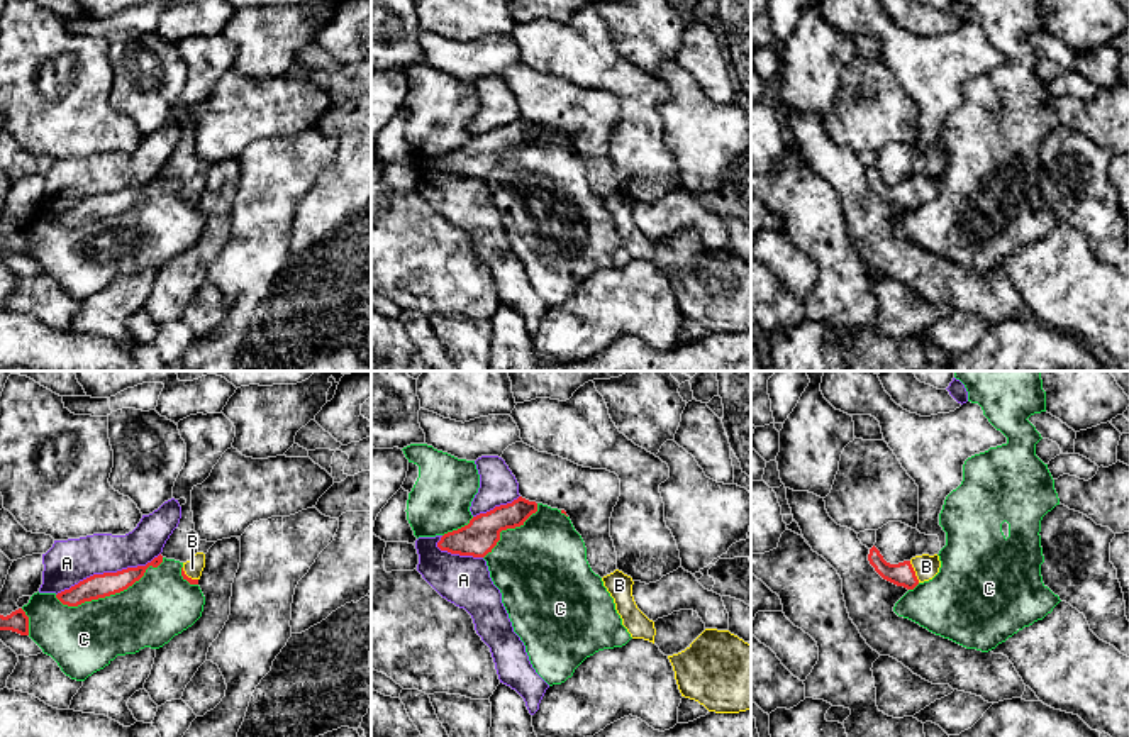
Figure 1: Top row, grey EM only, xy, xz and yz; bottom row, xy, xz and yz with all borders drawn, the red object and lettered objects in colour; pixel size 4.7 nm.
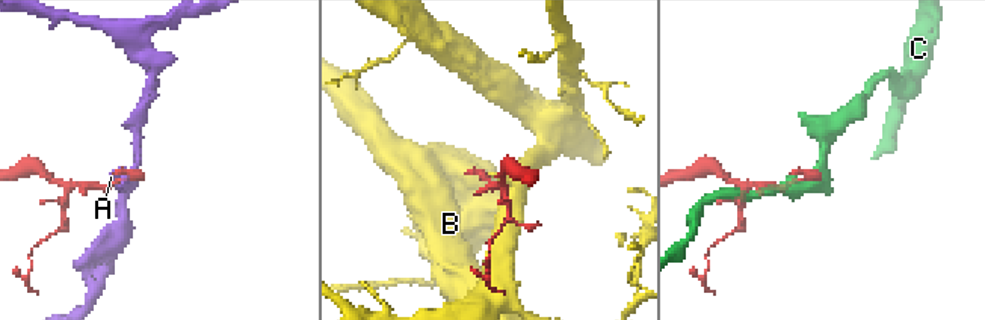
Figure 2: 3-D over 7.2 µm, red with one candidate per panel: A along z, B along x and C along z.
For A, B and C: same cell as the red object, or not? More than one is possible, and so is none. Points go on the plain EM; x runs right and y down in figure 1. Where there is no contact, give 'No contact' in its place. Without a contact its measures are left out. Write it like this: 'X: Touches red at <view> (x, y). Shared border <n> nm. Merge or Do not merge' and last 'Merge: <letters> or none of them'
A: Touches red at xy (107, 193). Shared border 550 nm. Do not merge
B: Touches red at yz (914, 192). Shared border 120 nm. Merge
C: Touches red at xy (111, 214). Shared border 550 nm. Do not merge
Merge: B

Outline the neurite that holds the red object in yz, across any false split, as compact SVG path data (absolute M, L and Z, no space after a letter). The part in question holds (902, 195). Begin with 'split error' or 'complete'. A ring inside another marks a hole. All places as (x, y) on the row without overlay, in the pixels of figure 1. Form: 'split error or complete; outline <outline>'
split error; outline M875 166L870 169L868 181L883 200L907 210L914 210L919 203L932 200L941 188L937 175L922 175L910 181L890 185Z

